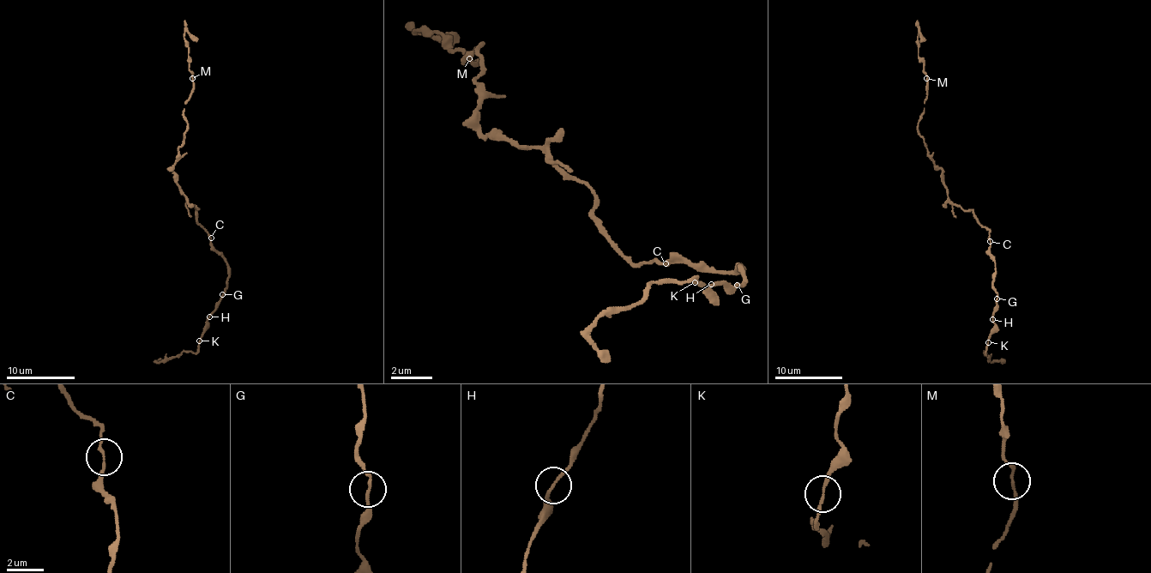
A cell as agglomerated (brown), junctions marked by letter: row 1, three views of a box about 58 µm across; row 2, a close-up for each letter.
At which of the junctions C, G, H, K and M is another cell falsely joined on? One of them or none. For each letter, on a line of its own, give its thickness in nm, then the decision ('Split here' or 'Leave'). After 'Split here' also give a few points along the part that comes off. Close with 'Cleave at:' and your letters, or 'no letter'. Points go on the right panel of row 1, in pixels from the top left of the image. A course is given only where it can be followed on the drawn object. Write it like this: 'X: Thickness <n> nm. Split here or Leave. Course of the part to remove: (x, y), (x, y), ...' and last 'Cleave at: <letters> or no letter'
C: Thickness 140 nm. Leave
G: Thickness 140 nm. Leave
H: Thickness 140 nm. Leave
K: Thickness 140 nm. Leave
M: Thickness 160 nm. Leave
Cleave at: no letter

